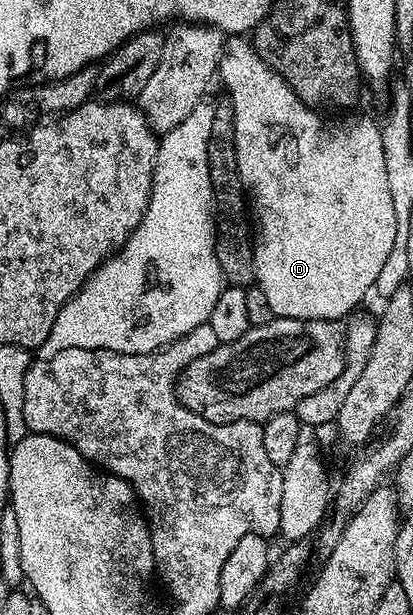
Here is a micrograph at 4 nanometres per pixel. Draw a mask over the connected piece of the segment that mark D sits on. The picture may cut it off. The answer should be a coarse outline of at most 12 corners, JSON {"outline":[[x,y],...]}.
{"outline":[[233,36],[253,276],[336,322],[395,244],[381,126],[328,126]]}

